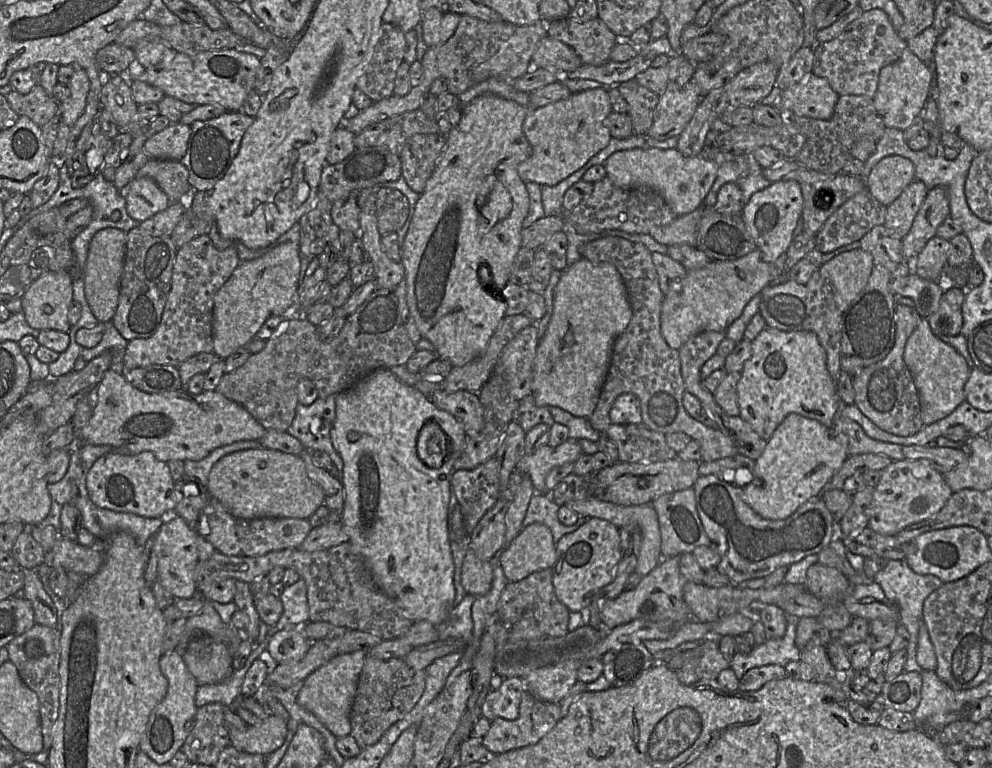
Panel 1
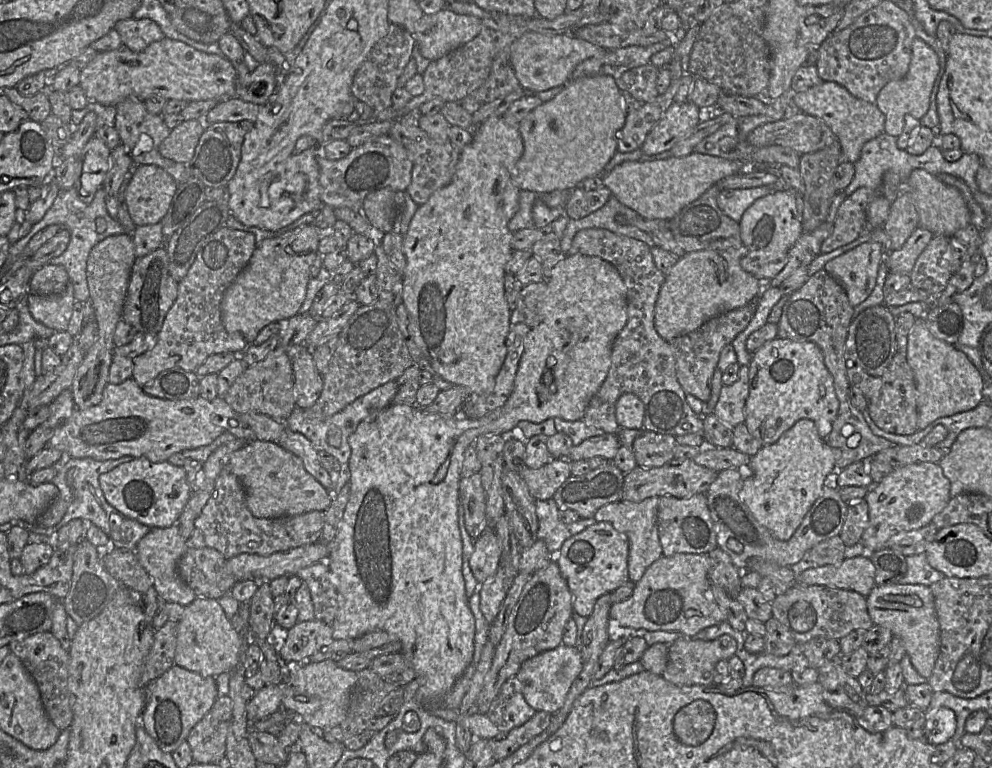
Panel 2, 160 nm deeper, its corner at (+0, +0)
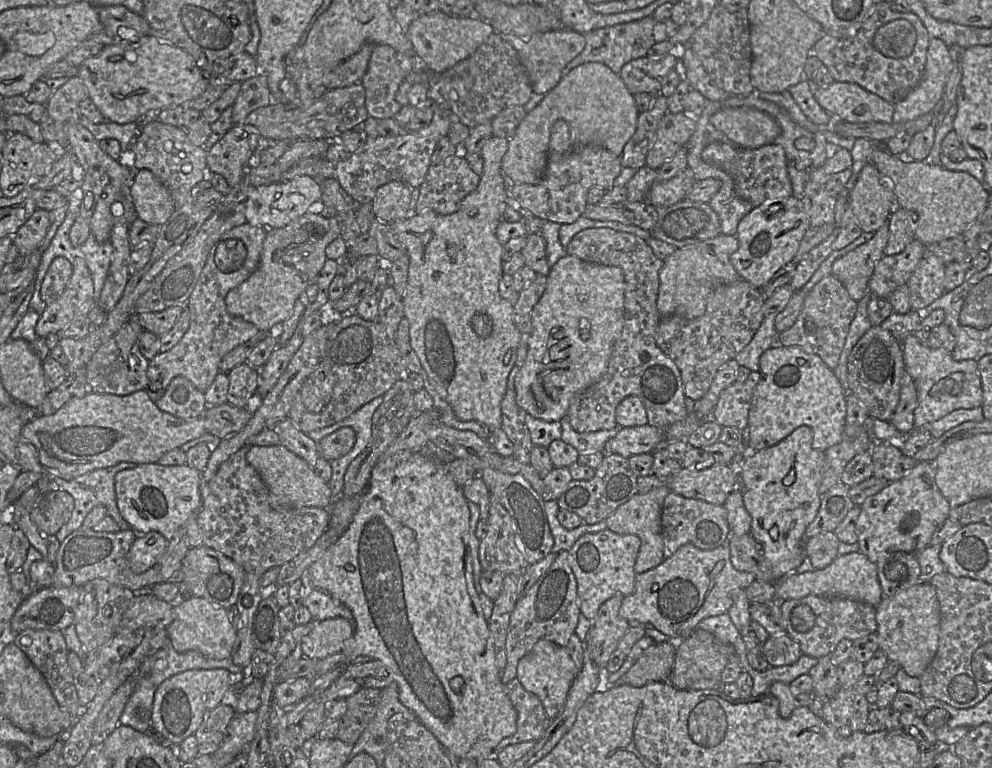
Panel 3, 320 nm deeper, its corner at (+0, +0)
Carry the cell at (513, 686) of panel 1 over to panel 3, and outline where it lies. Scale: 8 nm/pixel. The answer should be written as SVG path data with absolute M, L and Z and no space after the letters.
M516 678L506 684L506 692L517 711L517 730L501 740L499 749L520 742L539 740L552 721L541 700L525 690Z

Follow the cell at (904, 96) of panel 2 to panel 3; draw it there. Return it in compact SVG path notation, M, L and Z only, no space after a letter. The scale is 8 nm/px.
M940 39L929 40L925 69L919 84L894 105L893 123L903 123L930 113L942 99L953 69L949 47Z

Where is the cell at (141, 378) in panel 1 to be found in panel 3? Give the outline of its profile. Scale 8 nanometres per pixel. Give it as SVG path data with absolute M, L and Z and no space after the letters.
M183 376L174 377L166 388L163 396L155 403L160 410L184 420L193 420L198 418L207 408L204 392L198 390L187 378Z

